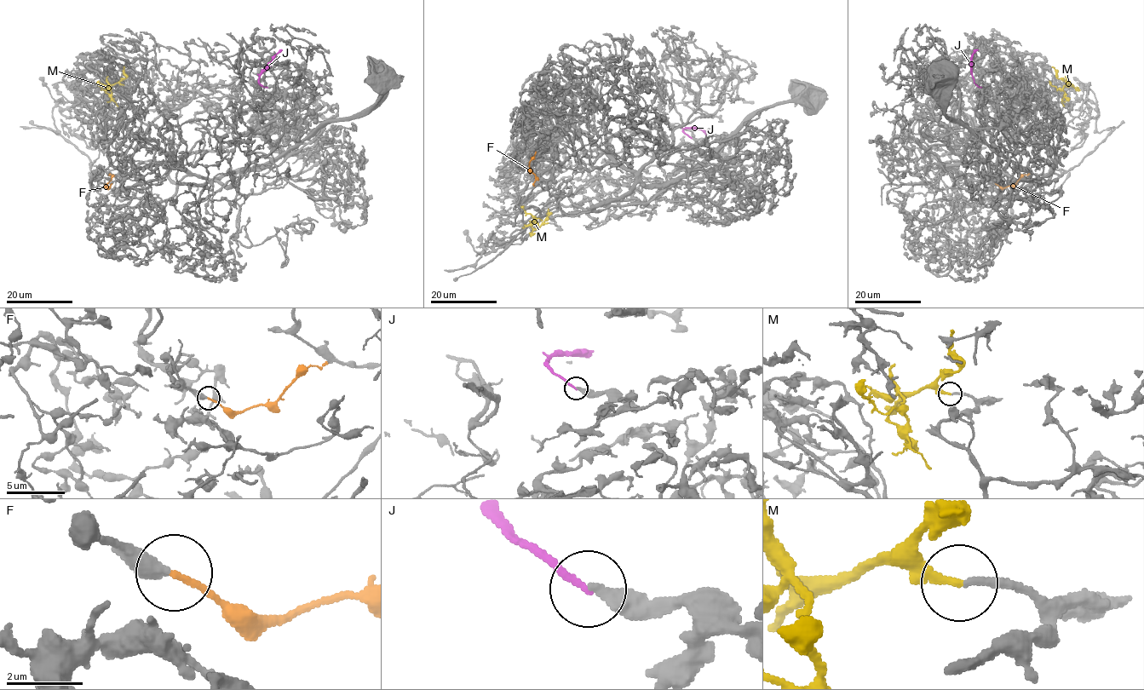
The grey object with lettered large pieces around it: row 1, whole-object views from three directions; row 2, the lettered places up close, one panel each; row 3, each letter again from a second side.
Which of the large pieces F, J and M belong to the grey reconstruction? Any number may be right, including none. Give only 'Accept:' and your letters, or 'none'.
Accept: F, M

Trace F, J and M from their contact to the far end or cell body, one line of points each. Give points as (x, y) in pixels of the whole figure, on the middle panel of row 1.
F: (535, 152), (530, 162), (530, 170), (535, 176), (533, 186)
J: (692, 138), (684, 129), (698, 128), (705, 135)
M: (548, 222), (533, 228), (534, 220), (523, 209), (524, 205)

